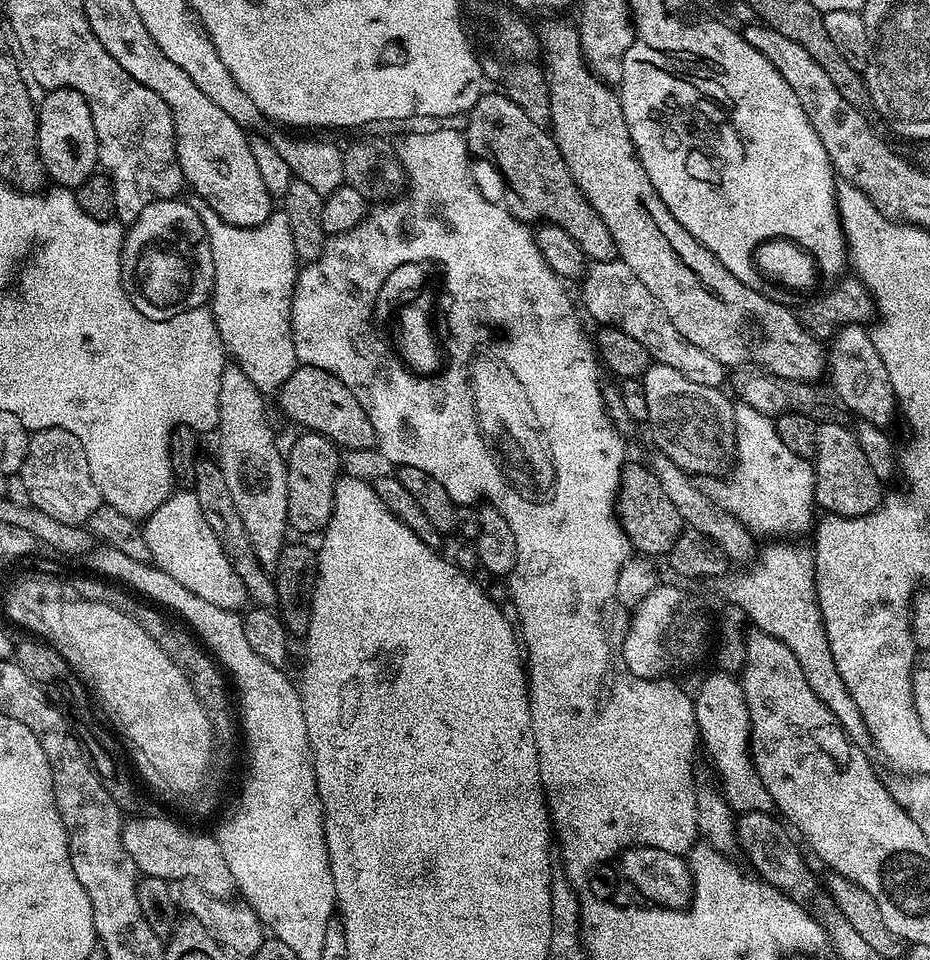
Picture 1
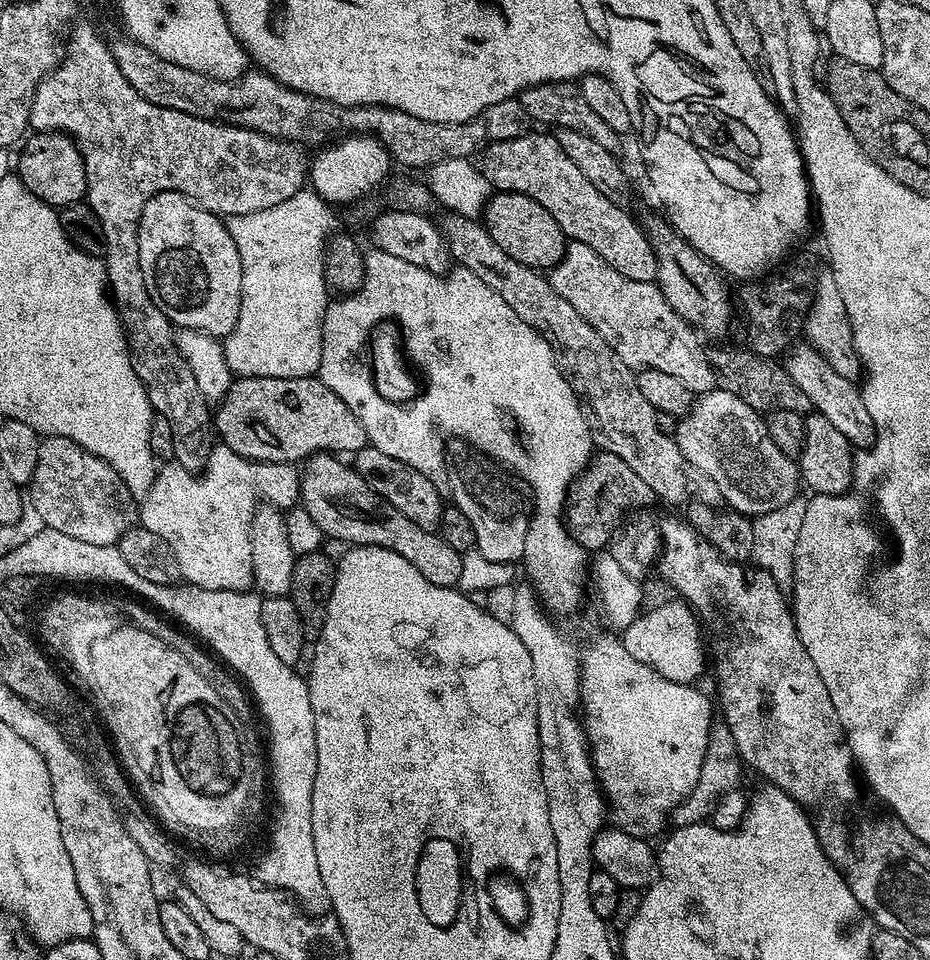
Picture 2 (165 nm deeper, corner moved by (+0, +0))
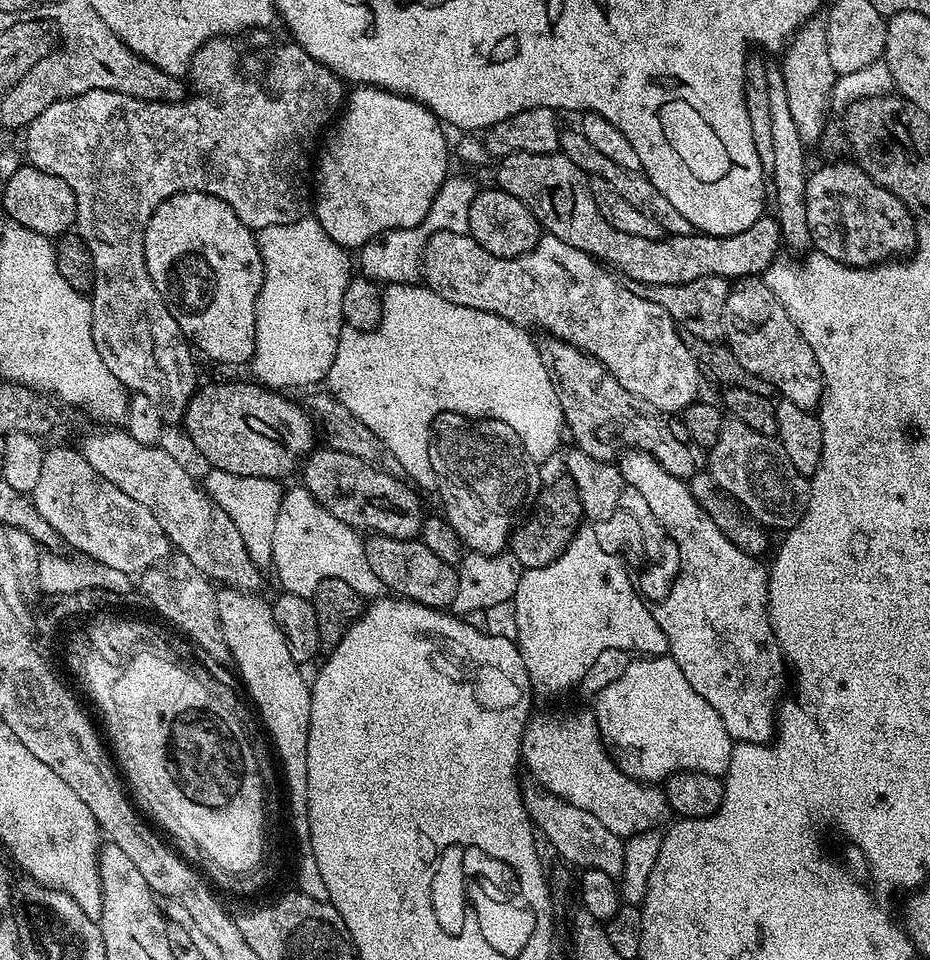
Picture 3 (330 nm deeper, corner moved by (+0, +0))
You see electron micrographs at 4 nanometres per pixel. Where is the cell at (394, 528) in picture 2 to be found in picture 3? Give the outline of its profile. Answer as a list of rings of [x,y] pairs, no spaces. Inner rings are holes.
[[[376,536],[364,540],[366,557],[370,560],[383,587],[389,593],[405,600],[413,600],[427,608],[451,609],[458,592],[458,571],[453,565],[442,562],[438,554],[421,544],[419,539],[399,540],[389,536]]]

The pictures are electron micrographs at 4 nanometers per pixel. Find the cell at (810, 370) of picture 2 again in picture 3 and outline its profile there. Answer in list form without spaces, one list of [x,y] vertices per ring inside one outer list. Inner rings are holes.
[[[760,278],[737,283],[728,293],[724,311],[724,335],[732,356],[748,371],[749,377],[765,380],[777,388],[783,399],[809,410],[819,405],[824,395],[824,372],[810,350],[808,340],[790,322],[790,314],[774,298],[768,285]]]

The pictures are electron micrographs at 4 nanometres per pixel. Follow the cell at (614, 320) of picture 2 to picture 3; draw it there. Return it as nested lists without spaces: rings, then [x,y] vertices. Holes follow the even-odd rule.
[[[433,232],[422,248],[422,280],[427,287],[446,298],[446,302],[486,310],[511,320],[513,324],[537,324],[540,328],[549,328],[555,339],[573,344],[593,356],[618,383],[630,390],[630,394],[642,398],[661,414],[683,413],[699,397],[696,395],[702,385],[700,367],[696,365],[681,329],[672,321],[670,314],[666,314],[662,306],[646,302],[646,298],[638,298],[638,294],[629,290],[627,283],[617,279],[599,260],[574,246],[566,246],[562,238],[541,235],[540,241],[525,256],[503,260],[482,250],[472,236],[463,232]]]

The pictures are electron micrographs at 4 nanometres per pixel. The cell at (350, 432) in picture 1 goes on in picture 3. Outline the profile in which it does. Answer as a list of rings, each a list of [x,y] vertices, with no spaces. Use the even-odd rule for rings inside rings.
[[[251,383],[197,387],[184,411],[182,428],[188,431],[193,446],[209,460],[212,468],[280,482],[295,468],[297,471],[305,457],[317,447],[318,428],[313,417],[294,401],[287,400],[284,397],[287,395]]]

